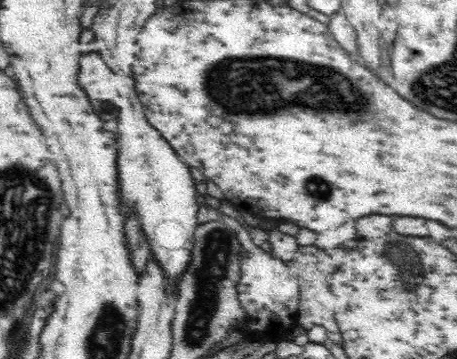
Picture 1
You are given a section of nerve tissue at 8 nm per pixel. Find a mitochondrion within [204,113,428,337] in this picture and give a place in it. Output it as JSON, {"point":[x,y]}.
{"point":[318,188]}

